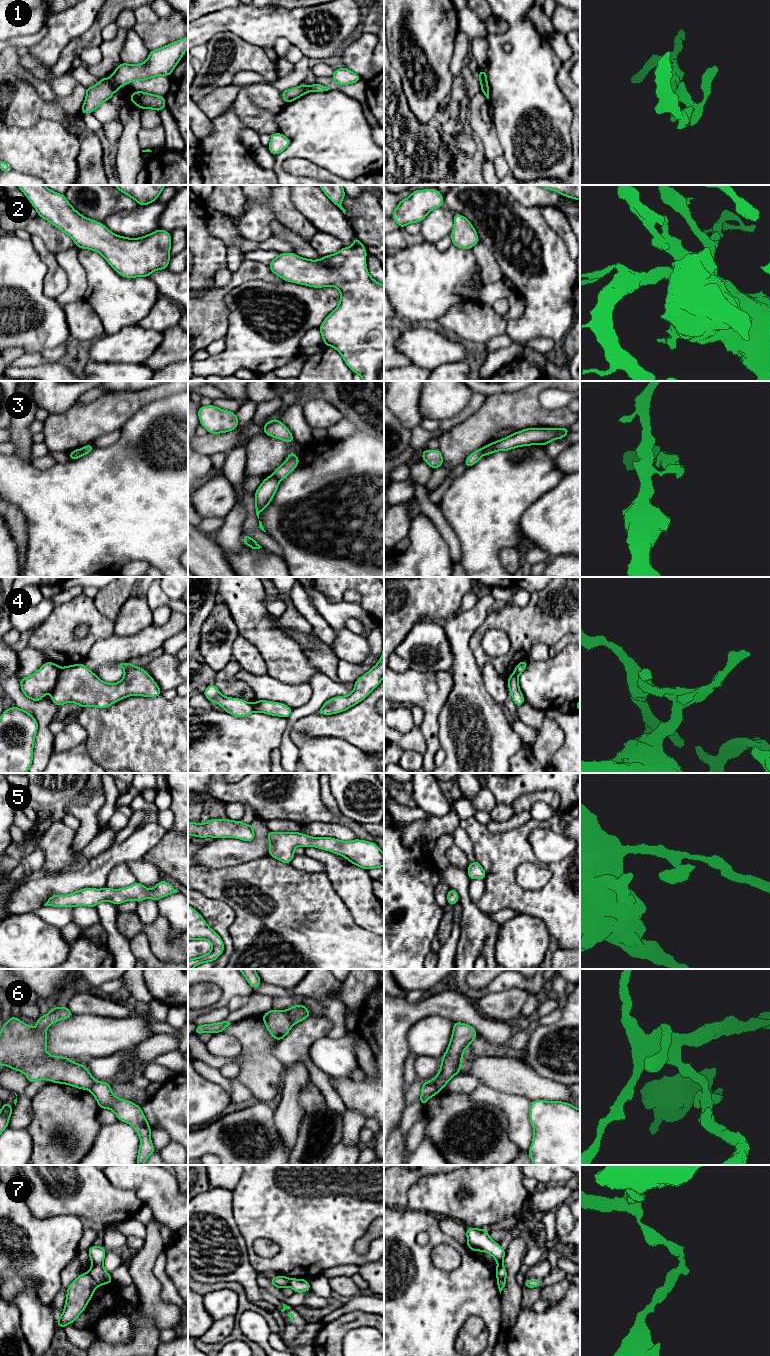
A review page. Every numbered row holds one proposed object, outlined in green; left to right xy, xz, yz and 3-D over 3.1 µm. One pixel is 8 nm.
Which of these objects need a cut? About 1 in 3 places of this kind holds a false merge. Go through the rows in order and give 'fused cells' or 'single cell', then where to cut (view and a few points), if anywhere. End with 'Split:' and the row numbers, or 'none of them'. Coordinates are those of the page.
1: fused cells; cut in xy along (110, 78), (119, 85)
2: single cell; no cut
3: fused cells; cut in xz along (271, 475), (278, 480)
4: fused cells; cut in xy along (62, 668), (52, 691)
5: single cell; no cut
6: fused cells; cut in xz along (284, 1011), (293, 1023)
7: fused cells; cut in xy along (88, 1272), (98, 1285)
Split: 1, 3, 4, 6, 7

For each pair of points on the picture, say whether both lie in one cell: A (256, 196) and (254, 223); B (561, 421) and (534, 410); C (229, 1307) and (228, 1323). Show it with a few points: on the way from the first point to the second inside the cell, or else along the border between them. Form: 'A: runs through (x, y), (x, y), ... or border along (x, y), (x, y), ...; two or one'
A: runs through (256, 203), (256, 216); one
B: runs through (554, 418), (541, 417); one
C: border along (233, 1316), (225, 1316), (215, 1321); two

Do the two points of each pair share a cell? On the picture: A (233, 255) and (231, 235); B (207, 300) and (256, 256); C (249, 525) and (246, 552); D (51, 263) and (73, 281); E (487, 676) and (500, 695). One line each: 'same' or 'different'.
A: different
B: different
C: different
D: different
E: same

